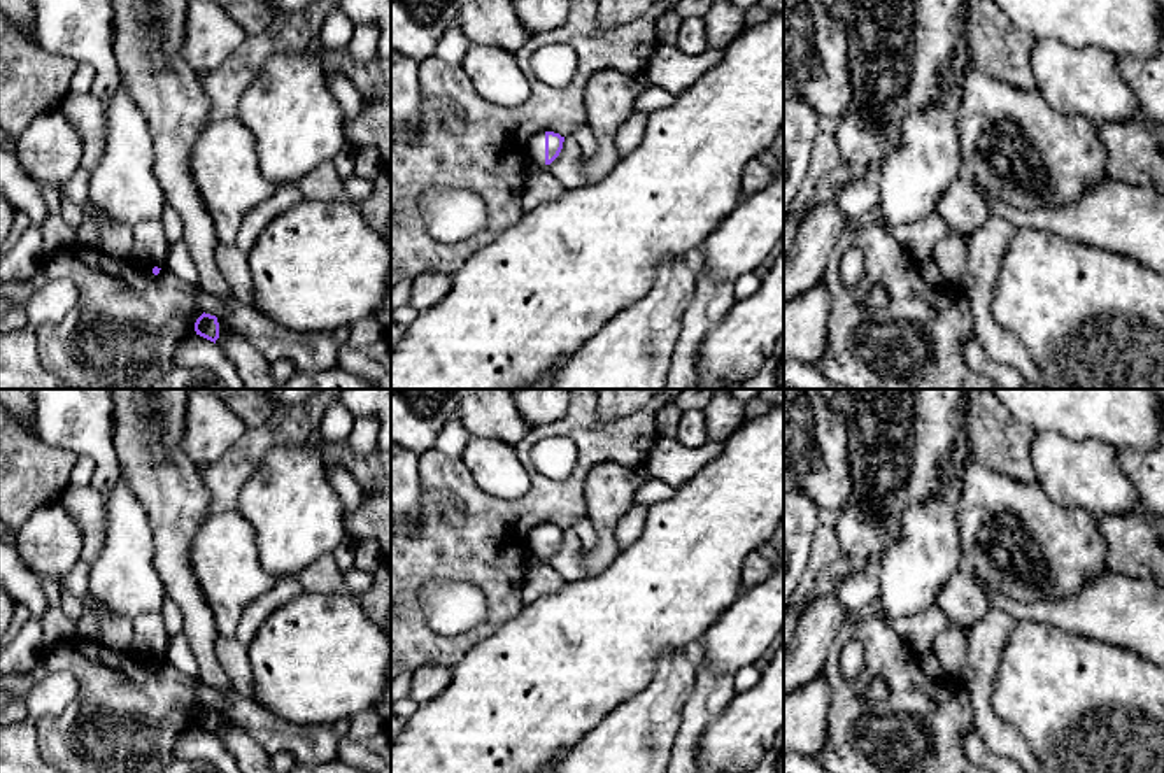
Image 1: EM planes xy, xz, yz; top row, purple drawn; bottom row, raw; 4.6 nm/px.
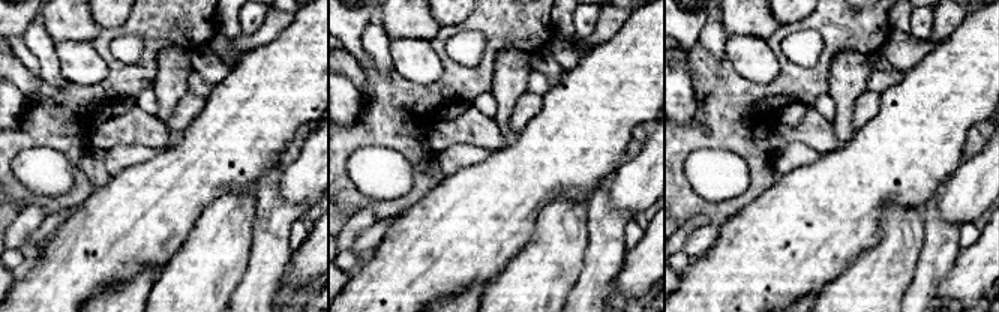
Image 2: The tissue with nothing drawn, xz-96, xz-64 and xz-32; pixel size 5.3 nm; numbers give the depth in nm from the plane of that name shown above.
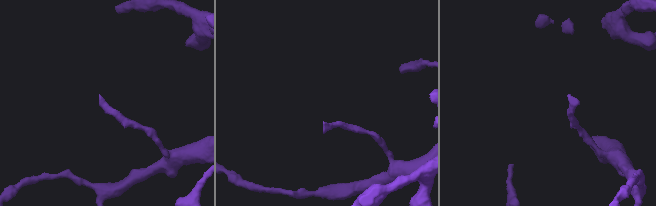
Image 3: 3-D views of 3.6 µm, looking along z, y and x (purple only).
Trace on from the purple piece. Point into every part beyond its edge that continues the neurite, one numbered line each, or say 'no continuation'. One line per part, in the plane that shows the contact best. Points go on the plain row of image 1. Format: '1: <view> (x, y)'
1: xz (537, 537)

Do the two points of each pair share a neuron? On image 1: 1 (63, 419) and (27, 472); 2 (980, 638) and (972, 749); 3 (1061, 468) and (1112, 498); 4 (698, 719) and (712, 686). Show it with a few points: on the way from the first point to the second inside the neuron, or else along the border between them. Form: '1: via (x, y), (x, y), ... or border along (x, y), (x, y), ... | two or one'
1: border along (39, 432), (44, 440), (65, 447), (76, 456) | two
2: border along (975, 730), (998, 754) | two
3: via (1073, 472), (1085, 474), (1100, 488) | one
4: via (700, 710), (710, 694) | one

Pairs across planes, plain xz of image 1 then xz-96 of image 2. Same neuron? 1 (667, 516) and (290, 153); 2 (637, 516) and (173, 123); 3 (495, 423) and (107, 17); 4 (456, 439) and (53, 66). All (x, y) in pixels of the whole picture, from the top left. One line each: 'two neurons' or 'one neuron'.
1: two neurons
2: one neuron
3: two neurons
4: one neuron

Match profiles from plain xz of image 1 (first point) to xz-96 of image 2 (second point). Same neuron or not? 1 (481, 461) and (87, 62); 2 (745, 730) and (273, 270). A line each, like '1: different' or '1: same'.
1: same
2: different

